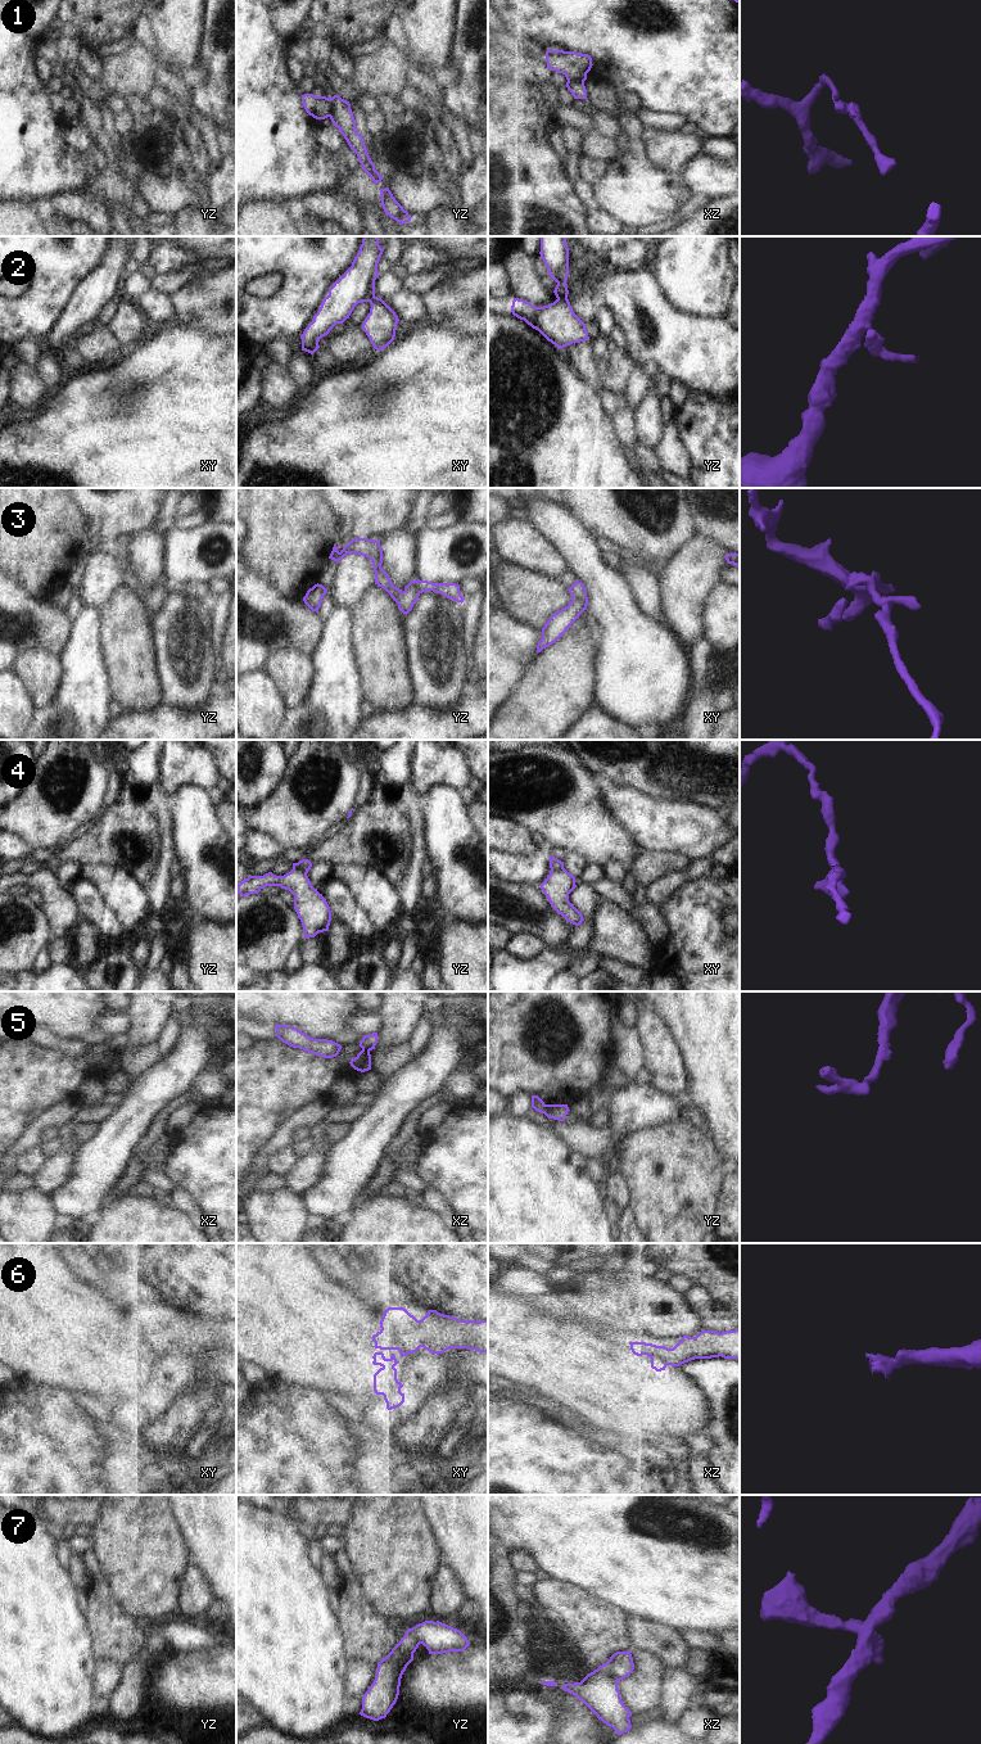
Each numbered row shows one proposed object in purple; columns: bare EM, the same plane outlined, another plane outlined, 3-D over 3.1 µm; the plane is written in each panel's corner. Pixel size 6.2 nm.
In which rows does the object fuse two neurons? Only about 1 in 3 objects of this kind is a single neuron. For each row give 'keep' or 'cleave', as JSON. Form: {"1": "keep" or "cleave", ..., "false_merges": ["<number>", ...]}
{"1": "cleave", "2": "cleave", "3": "cleave", "4": "cleave", "5": "cleave", "6": "keep", "7": "cleave", "false_merges": ["1", "2", "3", "4", "5", "7"]}

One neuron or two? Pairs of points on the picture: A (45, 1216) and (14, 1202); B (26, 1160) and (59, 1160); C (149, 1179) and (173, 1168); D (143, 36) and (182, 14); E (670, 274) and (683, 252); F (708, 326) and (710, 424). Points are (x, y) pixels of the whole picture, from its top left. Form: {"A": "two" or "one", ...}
{"A": "one", "B": "two", "C": "two", "D": "two", "E": "one", "F": "two"}

